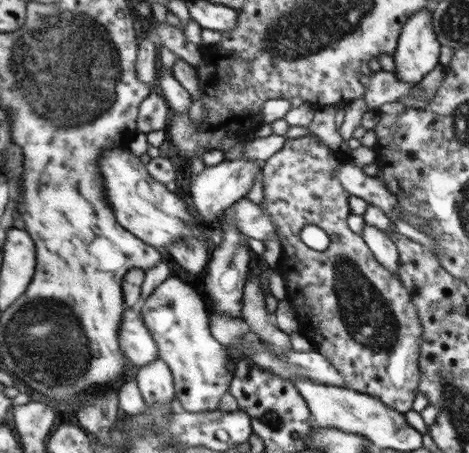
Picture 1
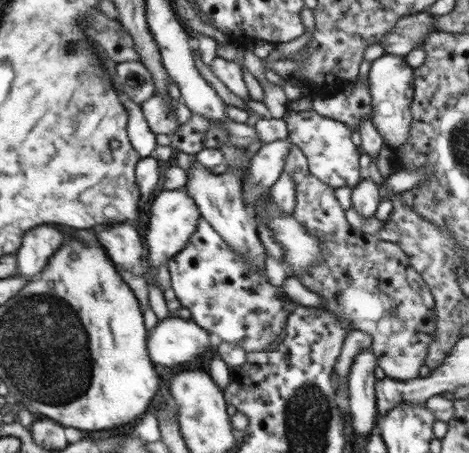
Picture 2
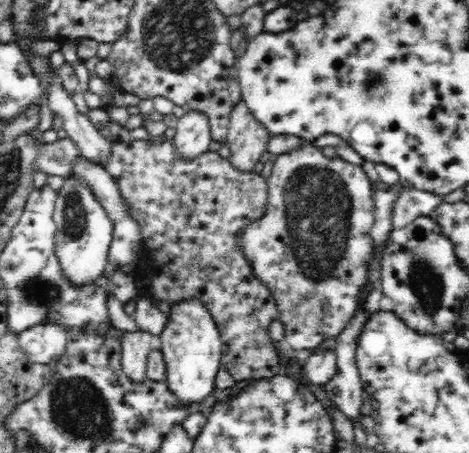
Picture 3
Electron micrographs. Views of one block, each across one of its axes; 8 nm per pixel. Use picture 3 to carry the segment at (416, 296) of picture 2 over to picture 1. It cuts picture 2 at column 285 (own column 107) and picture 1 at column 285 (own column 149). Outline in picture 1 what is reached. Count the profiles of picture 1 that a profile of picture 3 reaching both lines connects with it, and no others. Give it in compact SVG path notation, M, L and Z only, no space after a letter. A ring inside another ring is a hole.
M314 135L288 138L280 150L262 163L261 203L272 223L276 224L282 248L276 268L283 276L286 299L295 310L300 331L315 344L316 351L344 376L344 388L376 397L384 405L406 413L412 410L420 384L418 363L424 333L422 322L408 289L396 273L384 268L364 240L348 228L346 218L350 212L346 210L346 196L350 194L344 194L346 188L334 176L336 167L338 159L335 152ZM308 224L319 226L328 234L331 245L326 250L312 250L300 240L300 230Z

